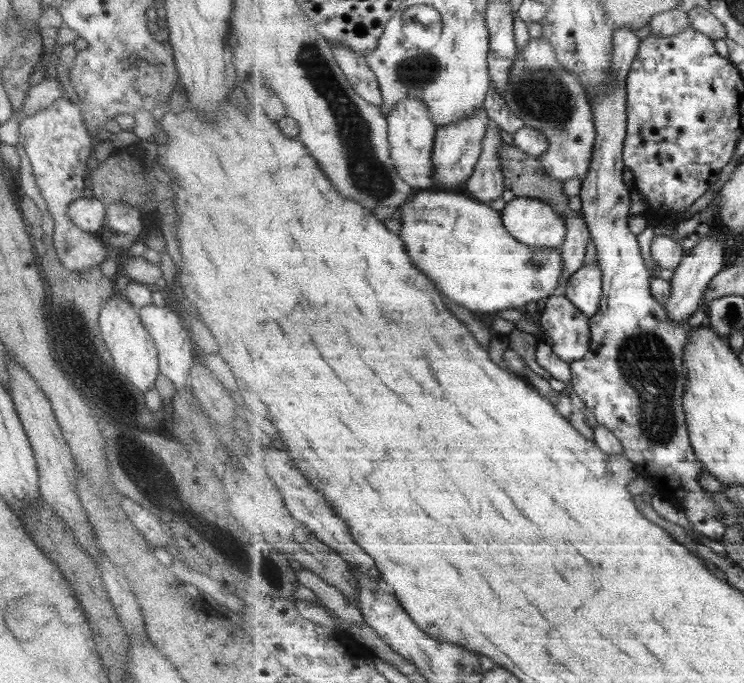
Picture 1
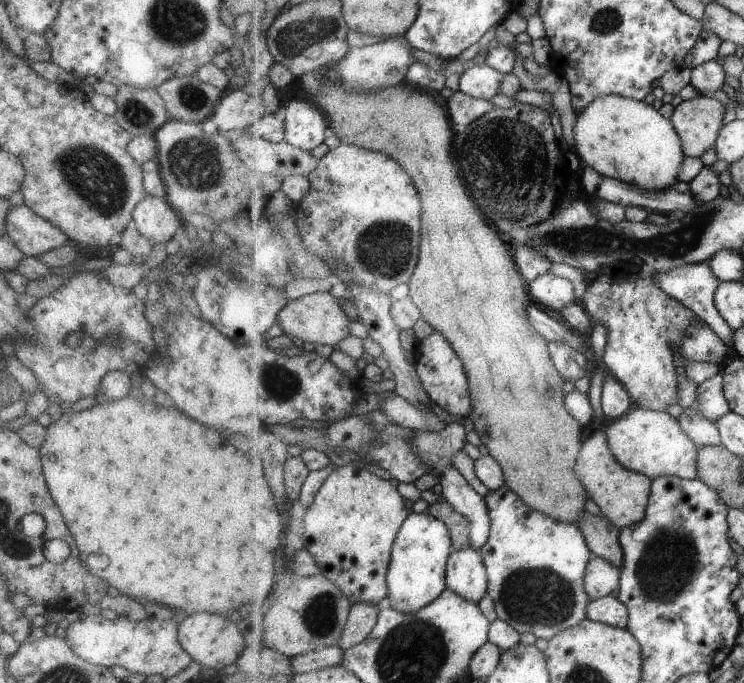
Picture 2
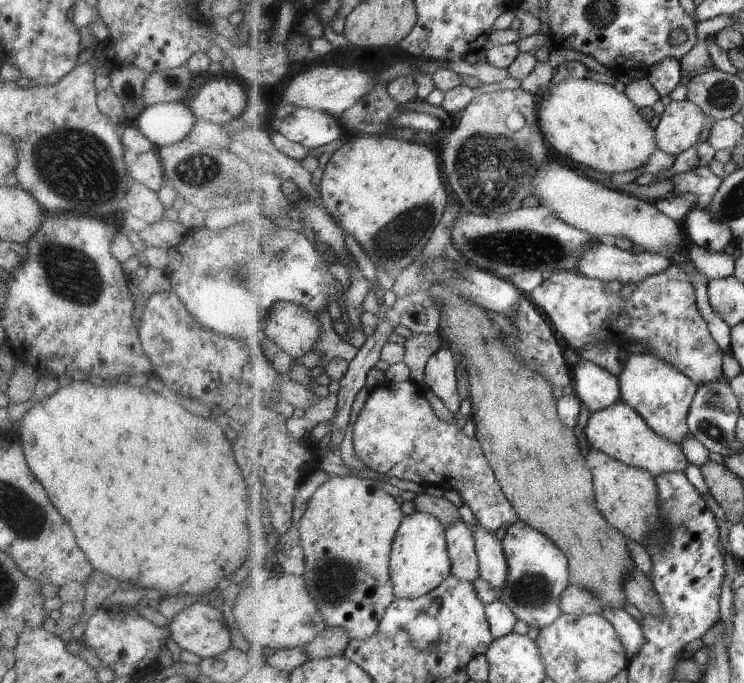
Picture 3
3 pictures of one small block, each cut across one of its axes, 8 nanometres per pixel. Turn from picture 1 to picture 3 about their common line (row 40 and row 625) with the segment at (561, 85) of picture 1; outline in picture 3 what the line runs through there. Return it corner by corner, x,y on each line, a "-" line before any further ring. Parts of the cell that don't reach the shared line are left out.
523,520
507,527
502,534
502,541
508,562
508,582
505,591
499,594
499,599
510,606
518,620
541,630
563,614
560,598
572,583
568,556
551,538
525,524

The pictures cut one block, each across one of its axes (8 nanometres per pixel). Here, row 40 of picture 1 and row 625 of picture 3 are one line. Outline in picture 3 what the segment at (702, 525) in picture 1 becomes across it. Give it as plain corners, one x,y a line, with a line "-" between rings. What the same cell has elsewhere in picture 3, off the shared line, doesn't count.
619,607
605,609
602,615
614,624
619,636
622,637
628,656
634,659
634,656
638,655
645,642
642,624
633,618
627,610
620,609

